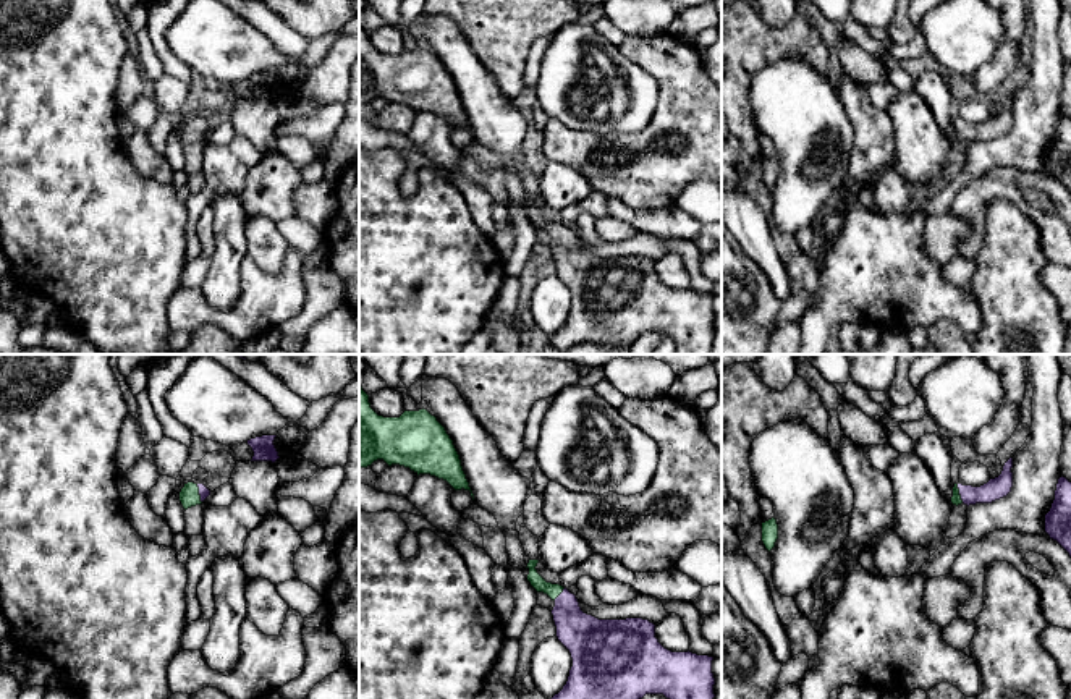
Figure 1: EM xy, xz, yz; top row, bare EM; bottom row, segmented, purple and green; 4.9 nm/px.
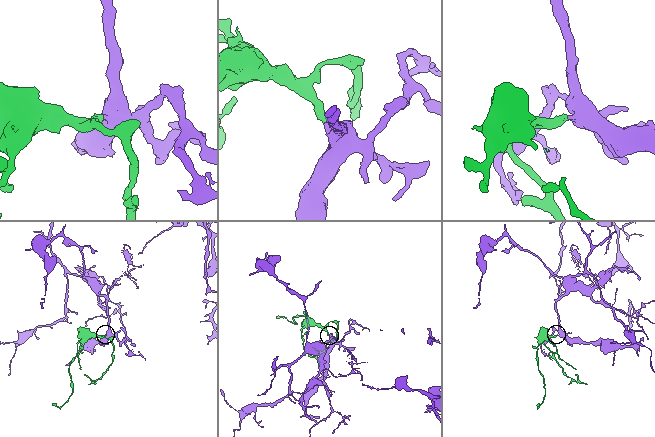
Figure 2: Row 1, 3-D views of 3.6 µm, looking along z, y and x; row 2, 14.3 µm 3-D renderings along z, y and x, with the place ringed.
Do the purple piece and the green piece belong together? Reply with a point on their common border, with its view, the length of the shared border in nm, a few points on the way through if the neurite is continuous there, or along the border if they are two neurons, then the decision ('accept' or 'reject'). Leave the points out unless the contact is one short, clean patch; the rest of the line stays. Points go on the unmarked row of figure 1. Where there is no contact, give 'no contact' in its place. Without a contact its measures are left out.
contact yz (960, 131); length 100 nm; way yz (999, 125), (986, 131), (960, 131), (956, 138); accept

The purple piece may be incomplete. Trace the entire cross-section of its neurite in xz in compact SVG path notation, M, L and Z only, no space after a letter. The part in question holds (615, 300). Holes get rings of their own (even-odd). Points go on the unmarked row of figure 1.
M529 197L527 218L555 239L552 252L557 275L573 296L566 322L548 338L553 348L569 350L582 343L621 348L631 346L646 332L663 332L676 343L676 354L712 354L713 294L665 286L655 275L655 262L649 257L599 257L584 251L574 231L560 222L547 220L537 210L537 201L539 197Z

